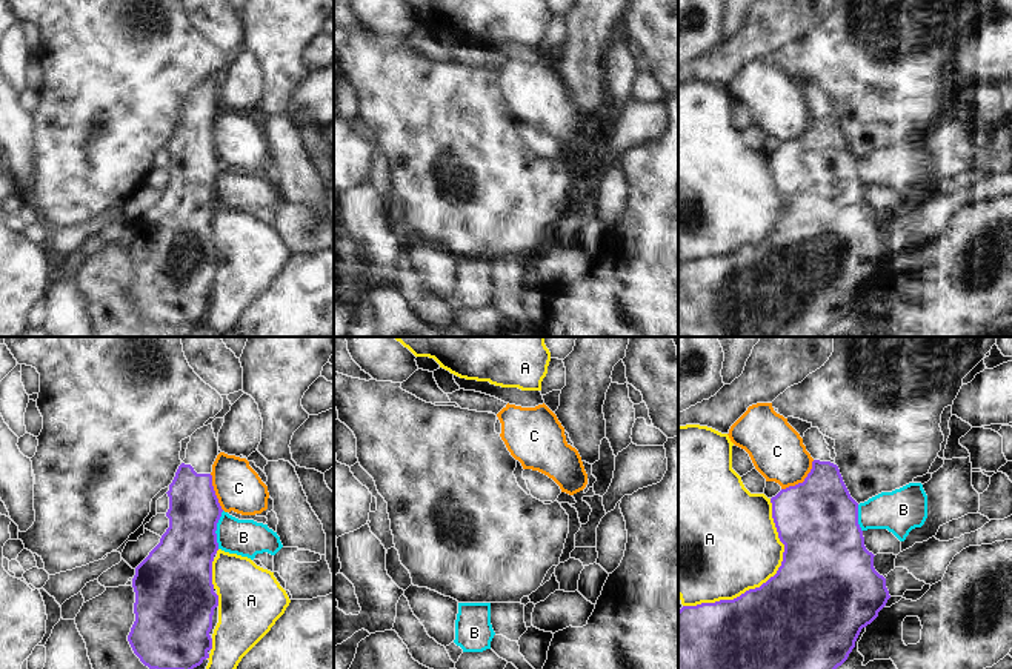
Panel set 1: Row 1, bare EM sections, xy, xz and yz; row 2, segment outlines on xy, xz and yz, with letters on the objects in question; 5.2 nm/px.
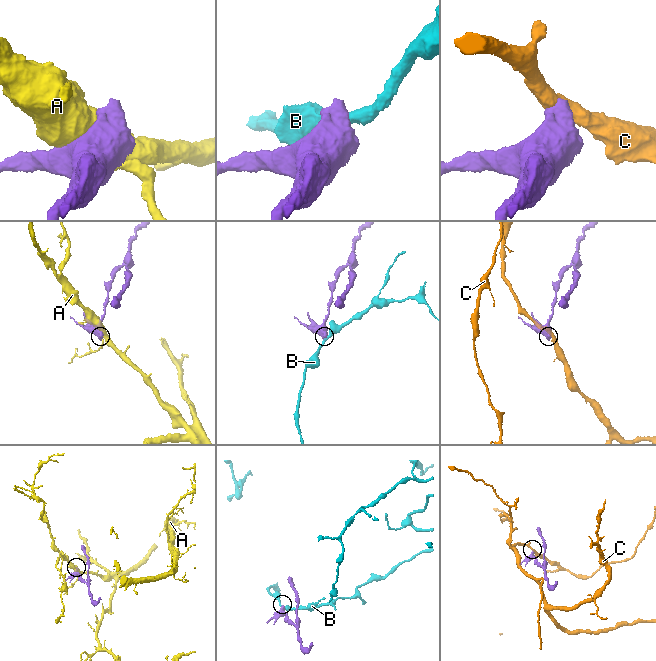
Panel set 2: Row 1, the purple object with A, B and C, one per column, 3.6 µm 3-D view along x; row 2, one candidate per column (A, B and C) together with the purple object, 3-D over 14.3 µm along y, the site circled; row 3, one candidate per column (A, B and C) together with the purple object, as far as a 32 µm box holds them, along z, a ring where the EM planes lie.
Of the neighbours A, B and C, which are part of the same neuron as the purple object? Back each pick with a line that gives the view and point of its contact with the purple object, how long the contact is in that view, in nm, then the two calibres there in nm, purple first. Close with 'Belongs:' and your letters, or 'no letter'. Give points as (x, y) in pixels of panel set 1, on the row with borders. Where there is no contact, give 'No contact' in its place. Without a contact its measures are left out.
Belongs: no letter.

